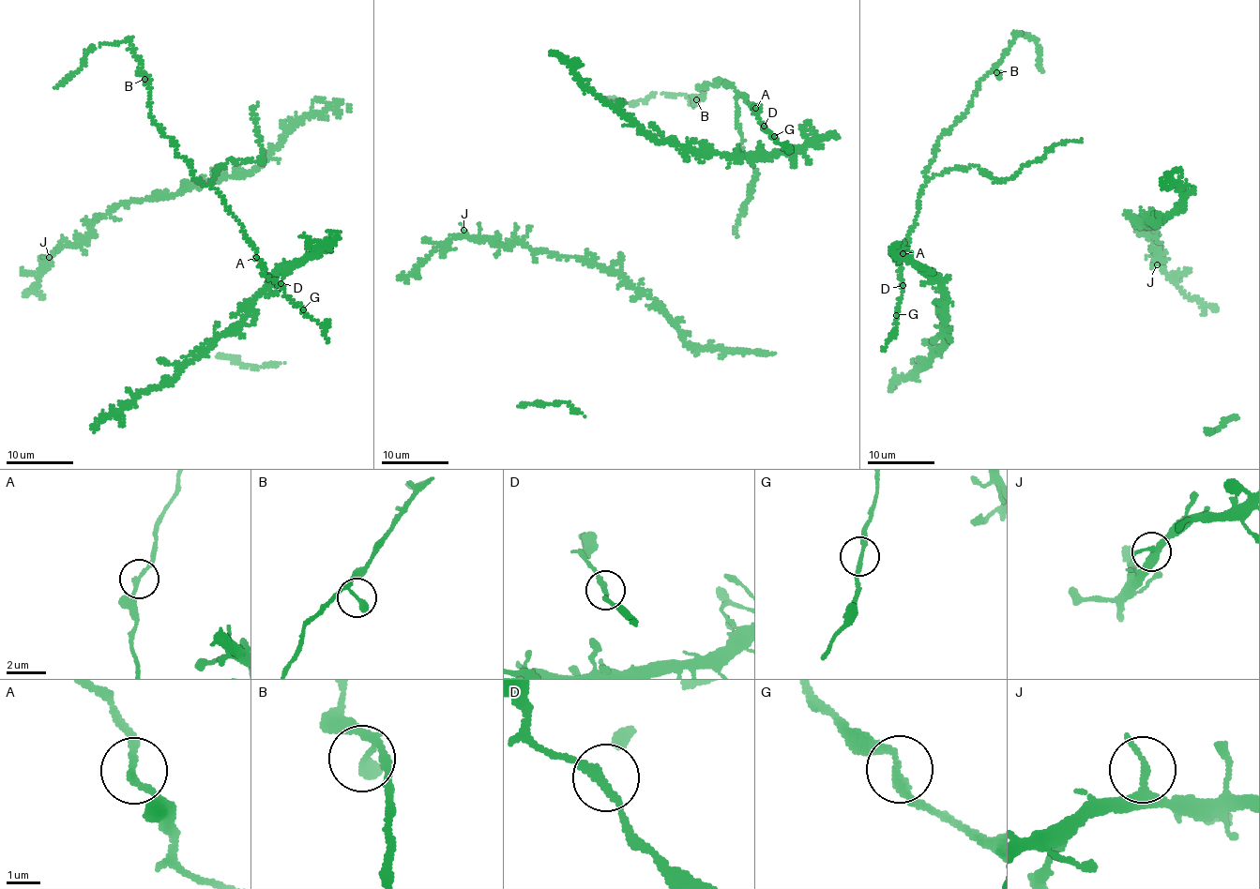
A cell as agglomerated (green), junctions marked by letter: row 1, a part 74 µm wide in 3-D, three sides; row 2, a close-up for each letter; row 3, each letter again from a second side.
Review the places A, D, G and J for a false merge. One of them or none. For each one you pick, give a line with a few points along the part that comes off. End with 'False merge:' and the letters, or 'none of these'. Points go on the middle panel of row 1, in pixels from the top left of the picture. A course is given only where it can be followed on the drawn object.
False merge: none of these

